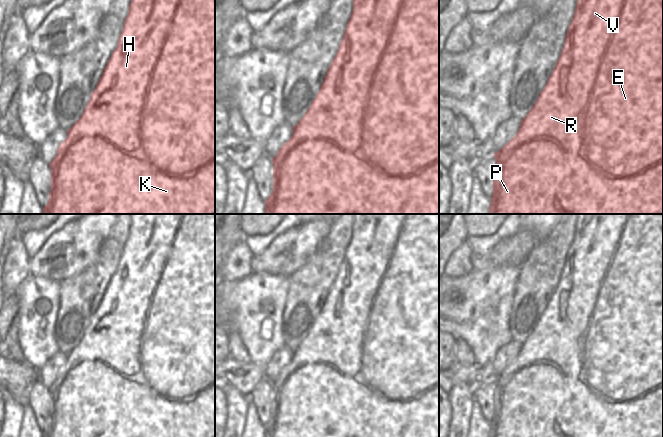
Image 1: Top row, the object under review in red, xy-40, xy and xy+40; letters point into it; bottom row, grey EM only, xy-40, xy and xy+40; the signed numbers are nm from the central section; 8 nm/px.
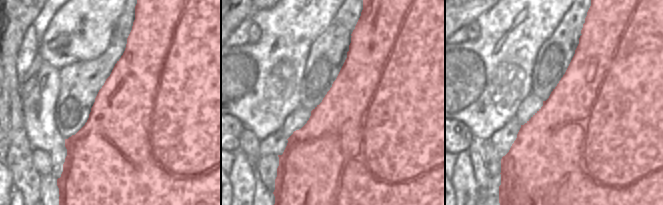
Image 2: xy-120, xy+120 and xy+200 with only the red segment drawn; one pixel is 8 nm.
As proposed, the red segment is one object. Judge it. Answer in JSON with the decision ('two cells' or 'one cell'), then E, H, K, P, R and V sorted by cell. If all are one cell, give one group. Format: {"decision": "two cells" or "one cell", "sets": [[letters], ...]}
{"decision": "one cell", "sets": [["E", "H", "K", "P", "R", "V"]]}

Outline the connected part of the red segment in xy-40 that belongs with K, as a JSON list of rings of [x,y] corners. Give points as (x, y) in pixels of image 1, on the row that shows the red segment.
[[[131,0],[123,30],[95,90],[91,93],[81,117],[67,131],[67,138],[59,145],[57,155],[49,164],[51,191],[43,214],[215,214],[215,0]]]

